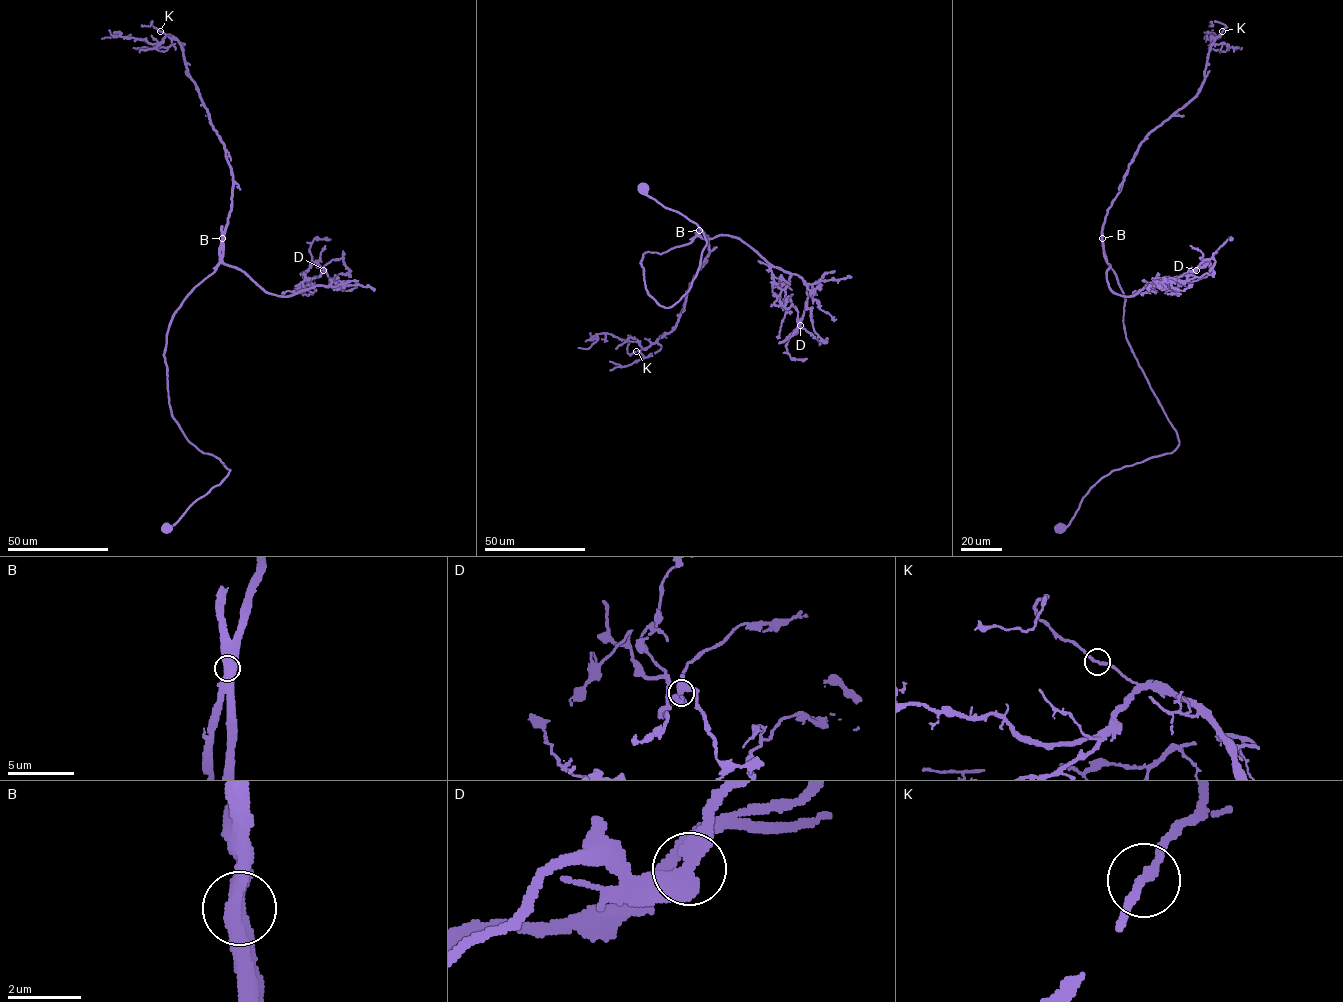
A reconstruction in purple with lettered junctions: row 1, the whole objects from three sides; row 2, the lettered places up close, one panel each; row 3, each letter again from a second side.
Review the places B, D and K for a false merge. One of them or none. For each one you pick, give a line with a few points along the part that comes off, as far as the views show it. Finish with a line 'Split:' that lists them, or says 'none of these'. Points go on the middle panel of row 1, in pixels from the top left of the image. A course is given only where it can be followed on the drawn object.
Split: B

